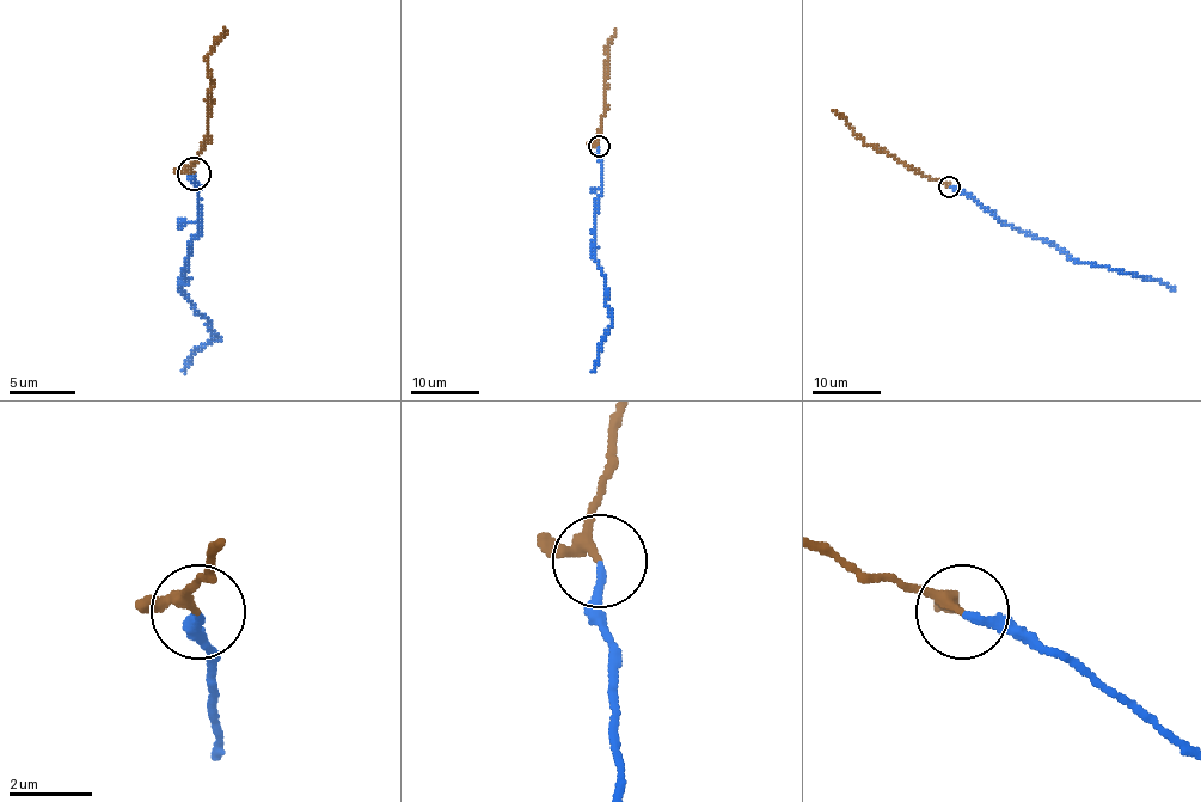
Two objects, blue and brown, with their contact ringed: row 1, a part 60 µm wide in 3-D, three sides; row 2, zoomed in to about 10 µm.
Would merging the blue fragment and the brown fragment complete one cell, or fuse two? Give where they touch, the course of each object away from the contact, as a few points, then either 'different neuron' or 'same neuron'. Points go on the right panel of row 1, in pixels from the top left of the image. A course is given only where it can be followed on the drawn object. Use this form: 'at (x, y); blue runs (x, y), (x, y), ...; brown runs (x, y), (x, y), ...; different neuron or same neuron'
at (949, 187); blue runs (949, 185), (969, 194), (1003, 222), (1051, 240), (1078, 262), (1108, 265), (1164, 282), (1175, 289); brown runs (949, 185), (907, 169), (878, 147), (868, 146), (832, 110); different neuron

